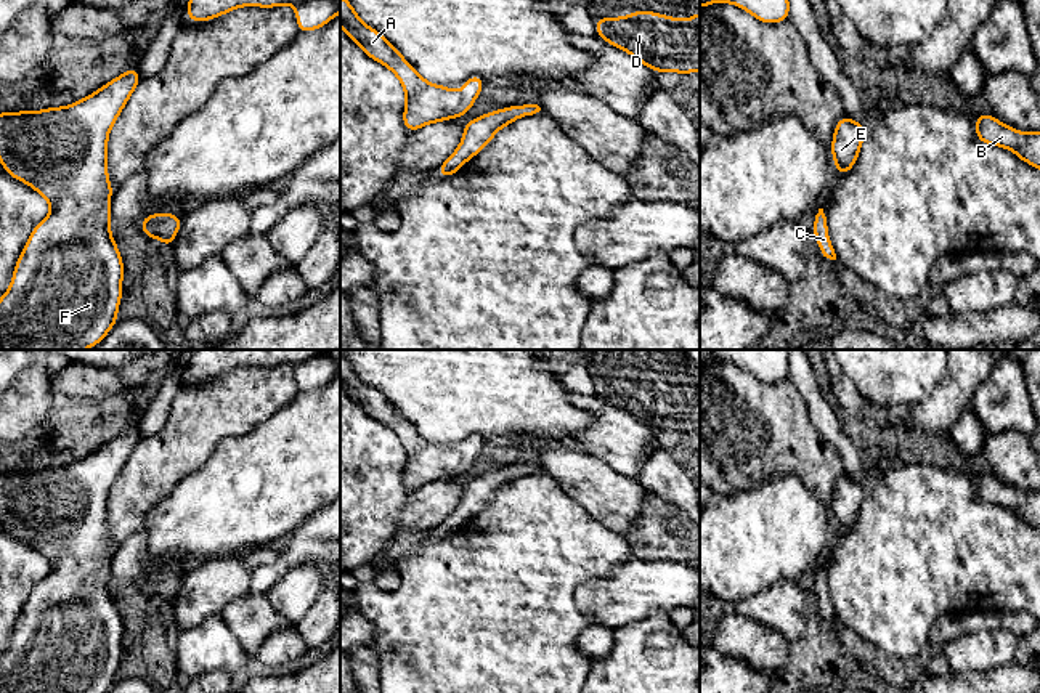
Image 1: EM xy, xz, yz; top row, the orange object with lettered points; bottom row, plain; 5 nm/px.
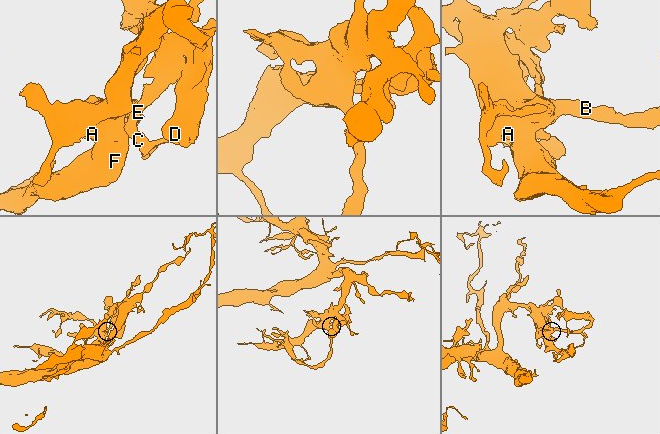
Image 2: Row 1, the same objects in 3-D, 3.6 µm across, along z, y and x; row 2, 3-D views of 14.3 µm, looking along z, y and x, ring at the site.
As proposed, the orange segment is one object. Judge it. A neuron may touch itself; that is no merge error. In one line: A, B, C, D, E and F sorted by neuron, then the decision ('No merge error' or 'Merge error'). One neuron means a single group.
Groups: A B C D E F. No merge error

